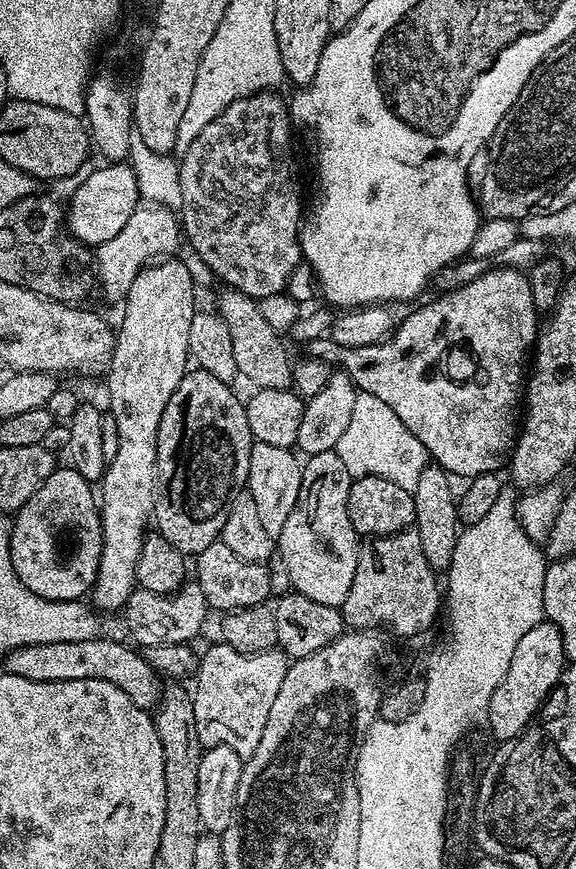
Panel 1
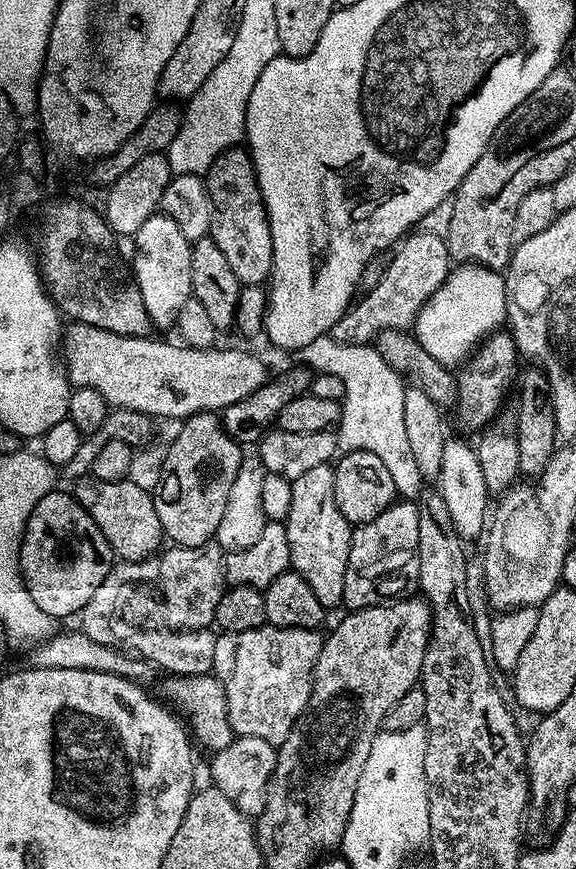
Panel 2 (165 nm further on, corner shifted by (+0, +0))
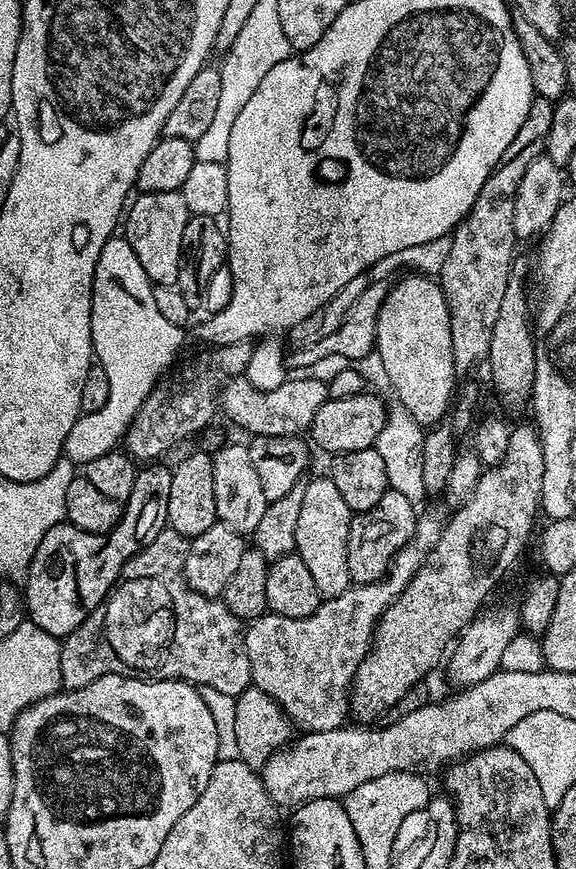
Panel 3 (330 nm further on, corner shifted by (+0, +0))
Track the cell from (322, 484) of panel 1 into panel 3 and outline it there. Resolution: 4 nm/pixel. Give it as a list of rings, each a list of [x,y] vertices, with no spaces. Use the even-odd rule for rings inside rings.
[[[327,476],[307,481],[306,494],[302,500],[302,511],[298,518],[295,555],[306,562],[306,570],[314,577],[321,597],[331,598],[353,587],[352,575],[348,569],[348,539],[352,529],[354,513],[346,506],[346,498],[338,486]]]

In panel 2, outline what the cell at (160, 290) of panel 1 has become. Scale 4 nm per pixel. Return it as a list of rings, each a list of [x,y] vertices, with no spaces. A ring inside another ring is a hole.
[[[157,214],[146,218],[135,234],[136,253],[130,260],[130,268],[134,273],[134,283],[142,294],[142,302],[149,319],[157,329],[175,325],[178,310],[182,310],[182,302],[193,299],[192,279],[190,278],[190,241],[178,224],[169,216]]]

